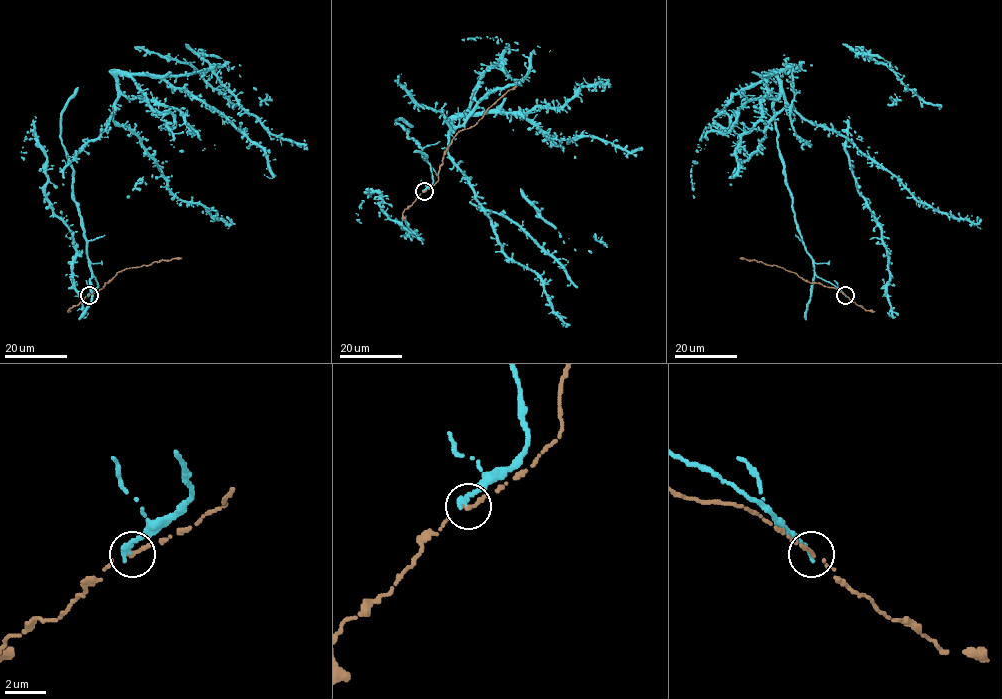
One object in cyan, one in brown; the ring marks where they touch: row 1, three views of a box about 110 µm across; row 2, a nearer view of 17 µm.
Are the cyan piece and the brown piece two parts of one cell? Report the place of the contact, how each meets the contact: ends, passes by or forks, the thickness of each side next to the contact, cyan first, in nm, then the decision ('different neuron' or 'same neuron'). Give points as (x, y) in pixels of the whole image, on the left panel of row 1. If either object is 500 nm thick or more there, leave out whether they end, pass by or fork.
(89, 295) | cyan ends | brown ends | 360/240 nm | different neuron

